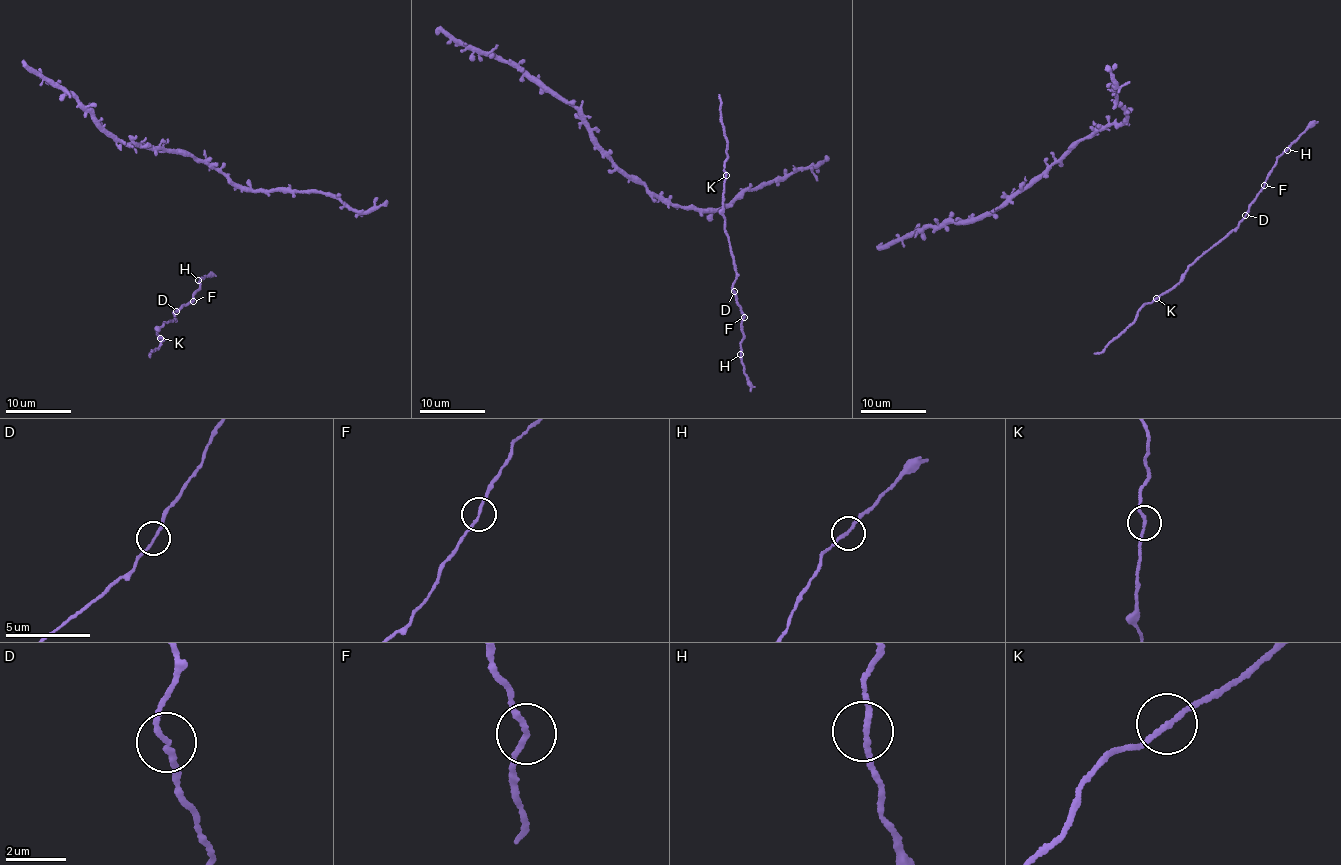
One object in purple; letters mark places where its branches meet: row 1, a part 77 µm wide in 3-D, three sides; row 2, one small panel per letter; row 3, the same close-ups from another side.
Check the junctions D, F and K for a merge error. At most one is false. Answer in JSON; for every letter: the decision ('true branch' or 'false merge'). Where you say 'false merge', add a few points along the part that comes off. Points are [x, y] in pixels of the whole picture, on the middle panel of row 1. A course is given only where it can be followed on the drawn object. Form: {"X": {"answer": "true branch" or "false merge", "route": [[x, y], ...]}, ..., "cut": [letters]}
{"D": {"answer": "true branch"}, "F": {"answer": "true branch"}, "K": {"answer": "true branch"}, "cut": []}

